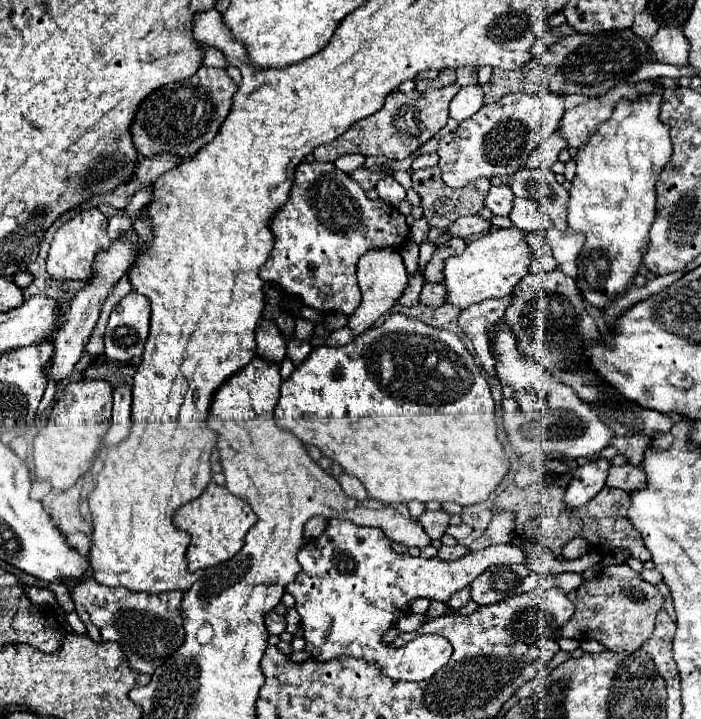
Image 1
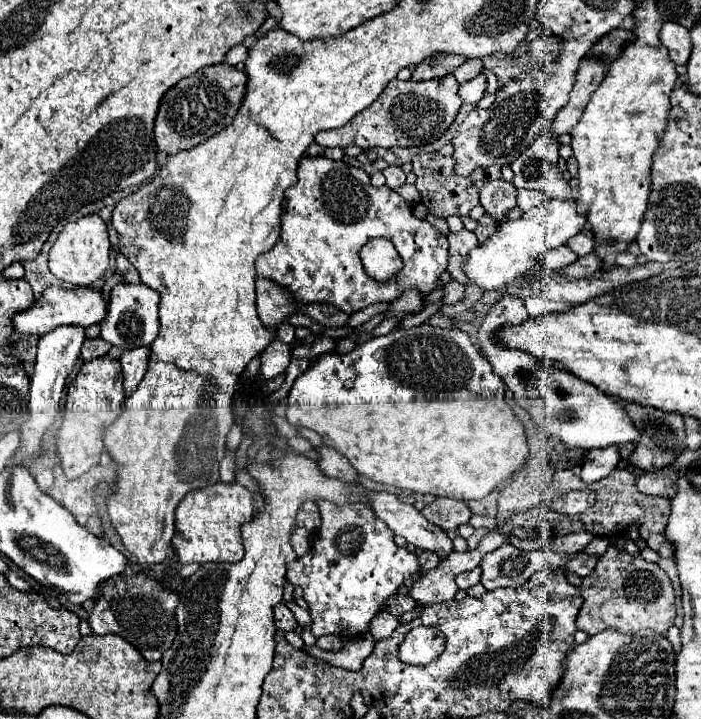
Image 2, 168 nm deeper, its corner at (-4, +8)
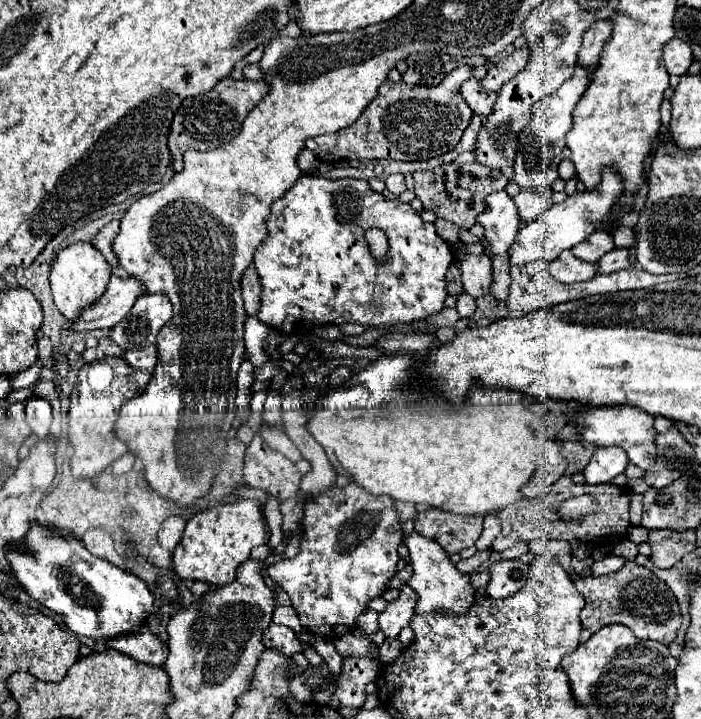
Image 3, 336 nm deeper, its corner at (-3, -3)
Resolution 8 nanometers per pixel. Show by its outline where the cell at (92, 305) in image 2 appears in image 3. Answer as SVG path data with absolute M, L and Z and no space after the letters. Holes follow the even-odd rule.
M112 276L108 282L108 288L92 308L84 308L76 320L68 322L68 330L76 332L88 332L88 330L100 330L100 328L112 328L118 324L134 306L136 298L144 294L144 286L136 278L116 278Z

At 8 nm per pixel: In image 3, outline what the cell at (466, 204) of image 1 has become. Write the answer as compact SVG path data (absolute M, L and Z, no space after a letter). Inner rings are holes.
M478 162L472 164L442 164L432 170L414 174L414 192L416 198L422 200L424 208L434 212L442 220L450 220L460 228L472 228L476 224L476 216L484 210L484 200L488 194L504 190L508 180L502 172L486 168Z

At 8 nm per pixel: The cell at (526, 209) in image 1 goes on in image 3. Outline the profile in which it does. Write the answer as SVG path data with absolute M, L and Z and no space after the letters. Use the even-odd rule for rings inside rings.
M528 188L528 190L522 190L520 194L516 194L512 200L518 206L520 218L524 222L532 222L536 216L540 216L552 204L552 192Z

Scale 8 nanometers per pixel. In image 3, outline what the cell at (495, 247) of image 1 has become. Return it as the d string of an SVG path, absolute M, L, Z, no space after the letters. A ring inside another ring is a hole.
M604 168L604 176L600 182L600 188L592 192L582 192L582 194L572 194L568 196L562 204L554 204L546 212L542 212L536 220L520 228L516 242L510 248L510 264L514 266L526 266L536 260L546 260L552 262L556 260L564 250L570 250L572 246L580 244L584 238L588 238L594 230L600 228L604 222L604 216L608 216L610 206L614 204L622 192L622 182L616 176L612 168Z

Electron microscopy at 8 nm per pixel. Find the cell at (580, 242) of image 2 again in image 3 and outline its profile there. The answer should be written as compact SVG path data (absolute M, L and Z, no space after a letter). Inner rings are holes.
M596 230L592 232L592 236L588 236L588 240L576 244L576 248L572 248L572 254L586 262L598 262L610 250L614 250L612 234L608 234L606 230Z

